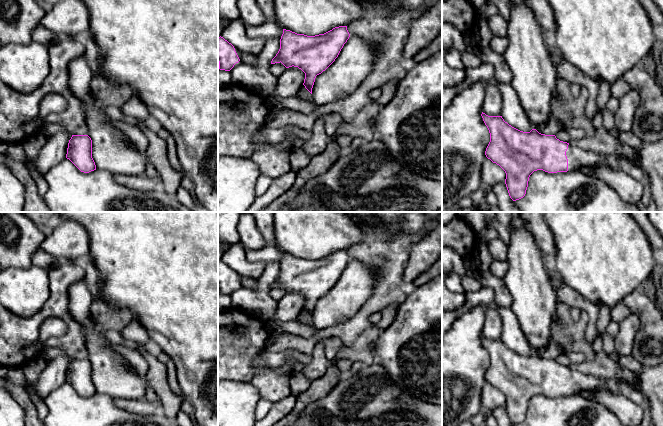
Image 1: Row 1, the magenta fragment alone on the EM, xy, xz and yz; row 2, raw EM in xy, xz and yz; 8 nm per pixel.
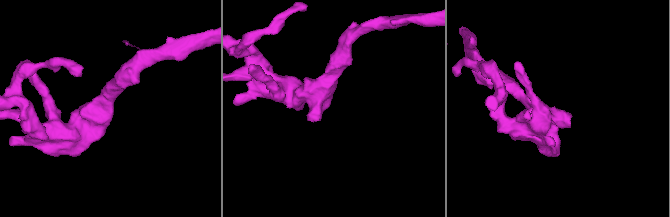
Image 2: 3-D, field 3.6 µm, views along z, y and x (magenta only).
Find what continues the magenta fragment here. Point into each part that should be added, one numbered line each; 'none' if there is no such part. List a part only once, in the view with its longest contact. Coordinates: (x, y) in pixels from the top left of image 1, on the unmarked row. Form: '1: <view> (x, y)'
1: yz (578, 382)

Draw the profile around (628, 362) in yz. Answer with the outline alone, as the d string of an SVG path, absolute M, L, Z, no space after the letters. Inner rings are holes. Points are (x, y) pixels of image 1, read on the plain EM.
M631 354L626 356L619 356L618 359L621 367L631 370L632 372L640 373L643 369L642 364Z

